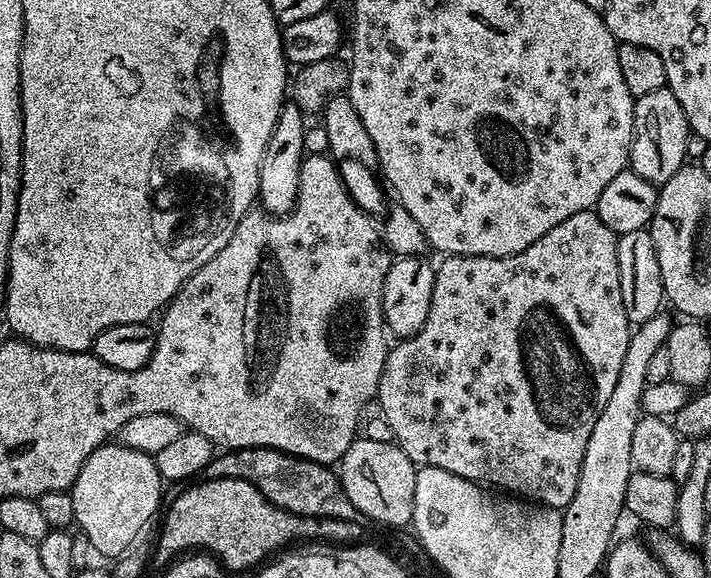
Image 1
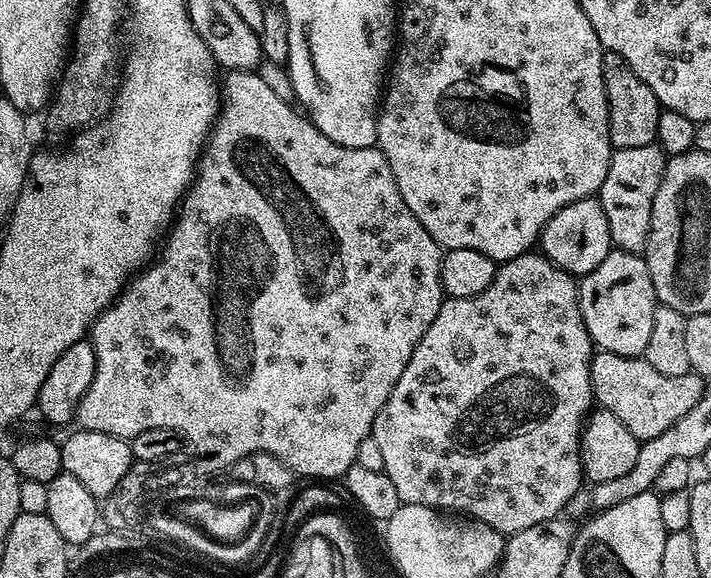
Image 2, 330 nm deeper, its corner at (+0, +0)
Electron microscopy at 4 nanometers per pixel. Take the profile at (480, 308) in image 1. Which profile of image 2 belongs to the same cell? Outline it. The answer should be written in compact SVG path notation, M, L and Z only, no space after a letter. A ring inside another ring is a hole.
M535 251L524 252L518 258L503 261L496 269L494 282L490 282L490 286L486 286L482 294L457 300L445 299L434 322L430 322L430 326L422 334L390 398L386 398L382 410L378 410L378 418L374 418L372 427L371 443L376 443L382 471L390 478L390 482L394 482L401 501L414 506L430 506L437 510L467 514L490 525L501 534L526 530L526 526L534 526L538 522L546 522L561 515L565 511L563 508L575 498L580 483L585 483L586 480L580 461L580 433L594 404L590 382L590 362L593 355L594 345L586 330L586 322L582 322L577 277L558 265L551 264L543 254Z

